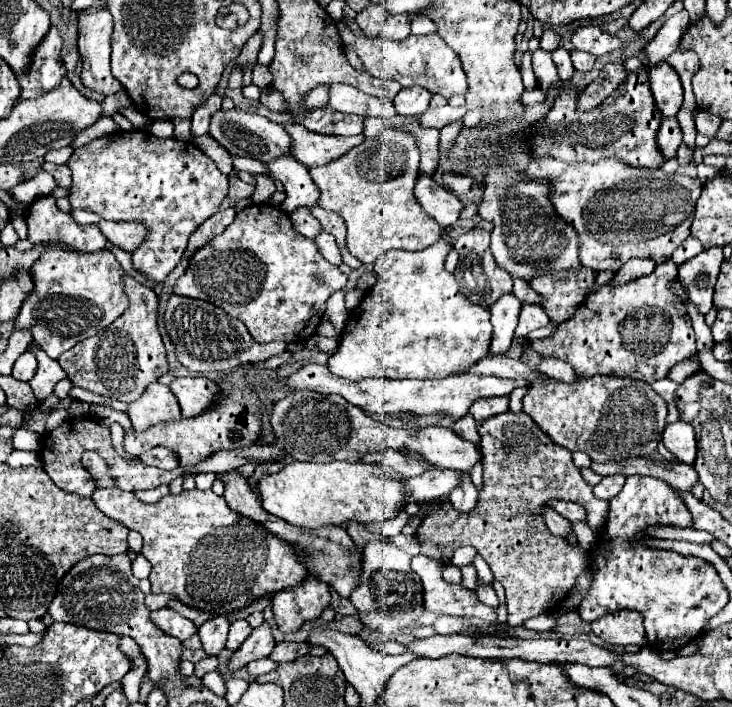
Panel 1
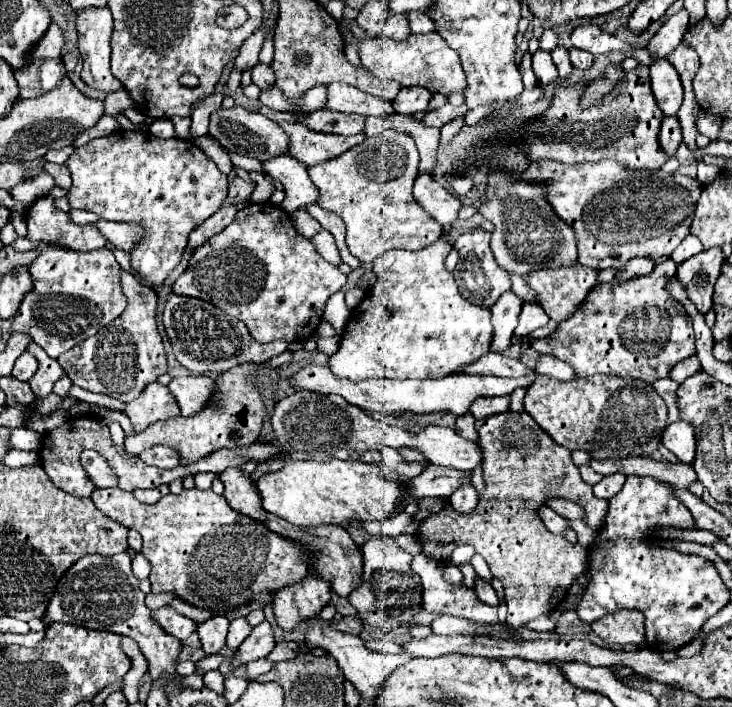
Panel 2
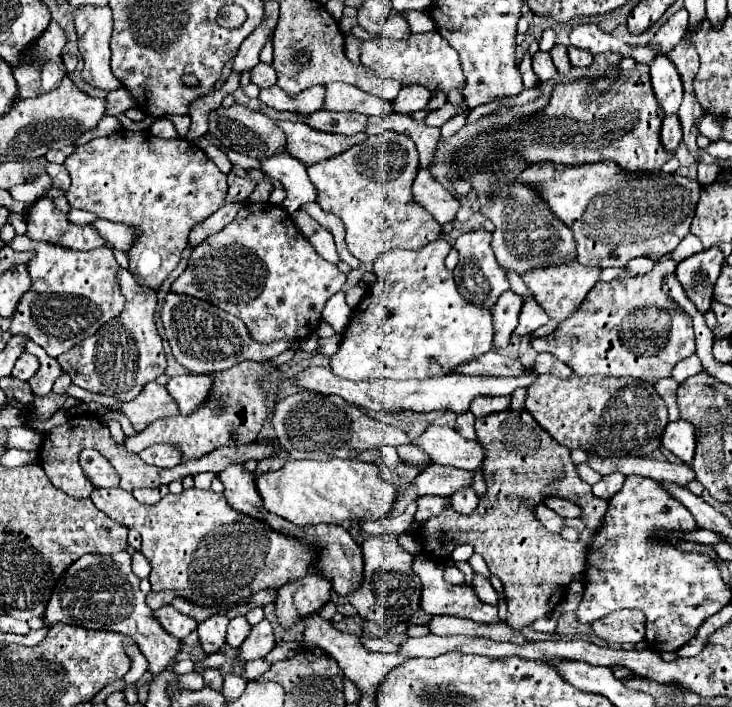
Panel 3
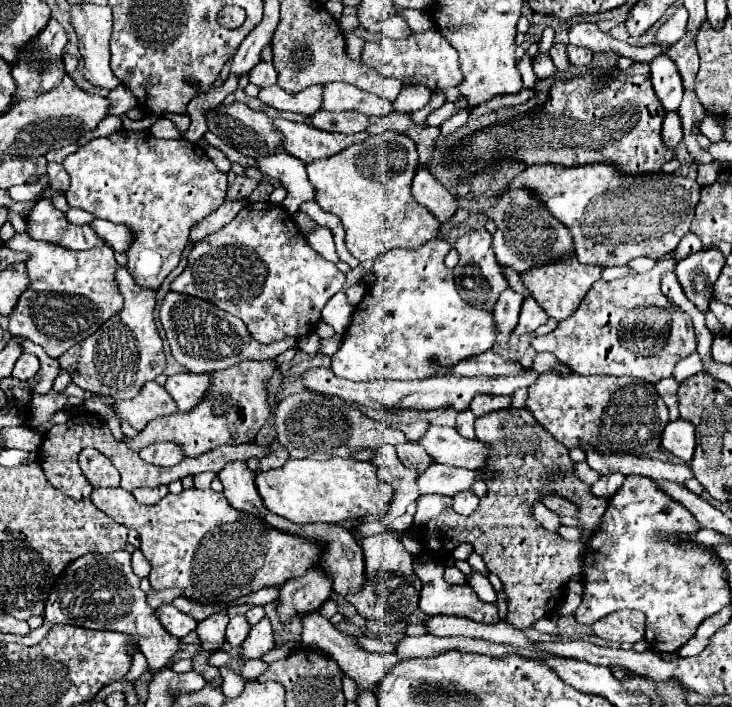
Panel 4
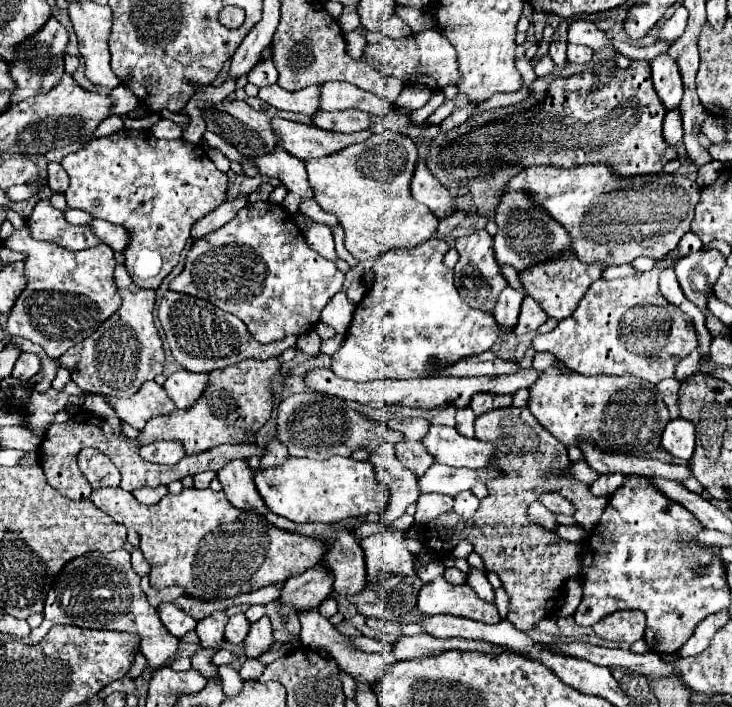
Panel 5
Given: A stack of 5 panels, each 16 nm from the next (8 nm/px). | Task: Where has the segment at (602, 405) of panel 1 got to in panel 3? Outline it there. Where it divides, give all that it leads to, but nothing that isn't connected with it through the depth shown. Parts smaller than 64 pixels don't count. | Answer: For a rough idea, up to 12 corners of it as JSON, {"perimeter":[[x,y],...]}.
{"perimeter":[[540,374],[526,410],[566,448],[646,456],[668,410],[652,384]]}

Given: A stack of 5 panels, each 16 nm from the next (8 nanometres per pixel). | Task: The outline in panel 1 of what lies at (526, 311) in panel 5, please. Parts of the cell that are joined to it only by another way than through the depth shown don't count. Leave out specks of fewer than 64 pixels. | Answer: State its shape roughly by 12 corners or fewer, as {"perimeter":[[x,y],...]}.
{"perimeter":[[524,304],[516,328],[518,338],[546,326],[550,318],[538,304]]}

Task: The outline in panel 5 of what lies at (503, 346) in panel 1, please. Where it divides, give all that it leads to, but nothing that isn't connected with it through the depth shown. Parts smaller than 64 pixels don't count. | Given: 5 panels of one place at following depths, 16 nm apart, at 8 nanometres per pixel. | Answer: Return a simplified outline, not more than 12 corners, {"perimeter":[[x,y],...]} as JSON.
{"perimeter":[[500,292],[494,318],[502,334],[516,326],[524,292]]}

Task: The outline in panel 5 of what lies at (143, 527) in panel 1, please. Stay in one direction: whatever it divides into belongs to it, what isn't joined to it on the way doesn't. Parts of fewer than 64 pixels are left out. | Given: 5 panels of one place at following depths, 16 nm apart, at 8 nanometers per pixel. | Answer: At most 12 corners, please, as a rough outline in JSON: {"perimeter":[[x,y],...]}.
{"perimeter":[[188,488],[90,500],[140,534],[150,584],[236,596],[318,564],[328,540]]}

